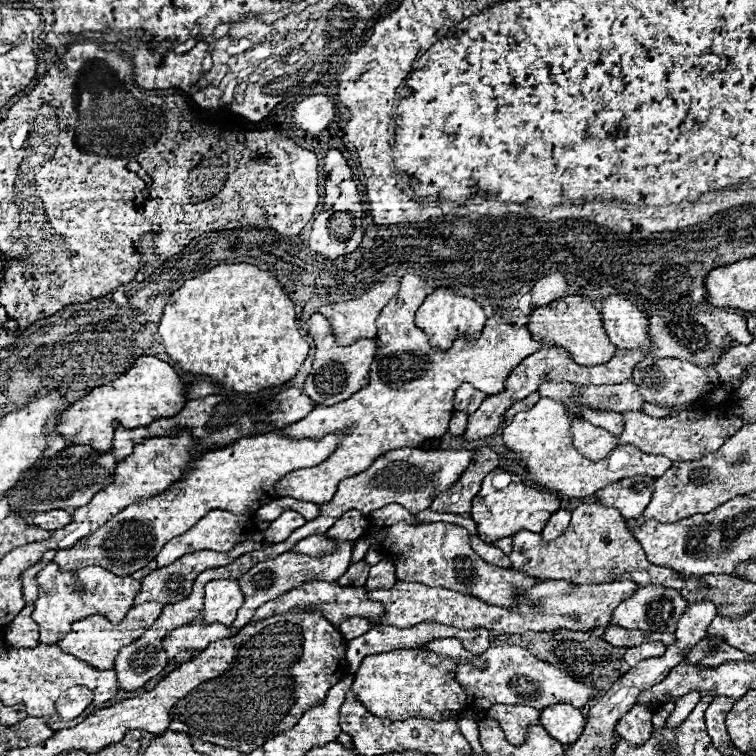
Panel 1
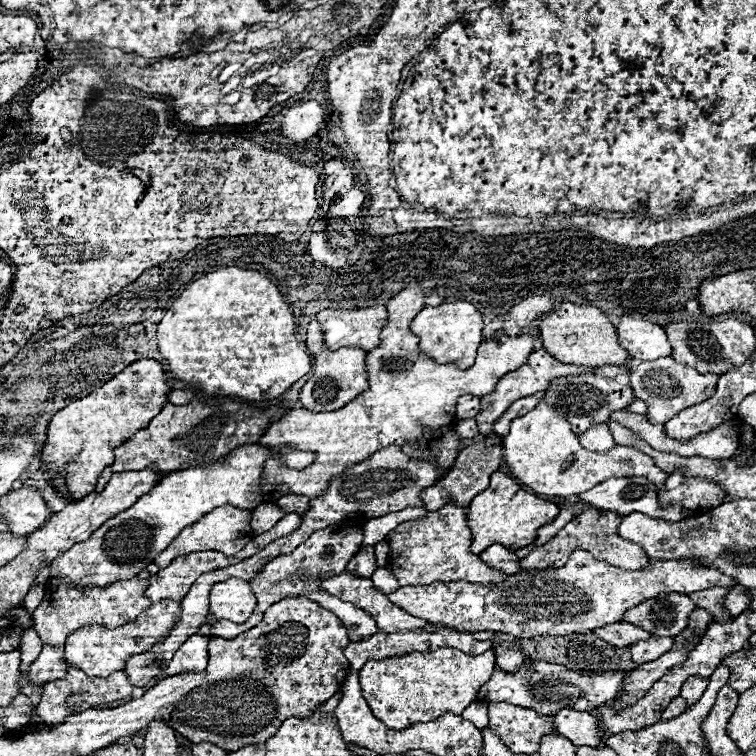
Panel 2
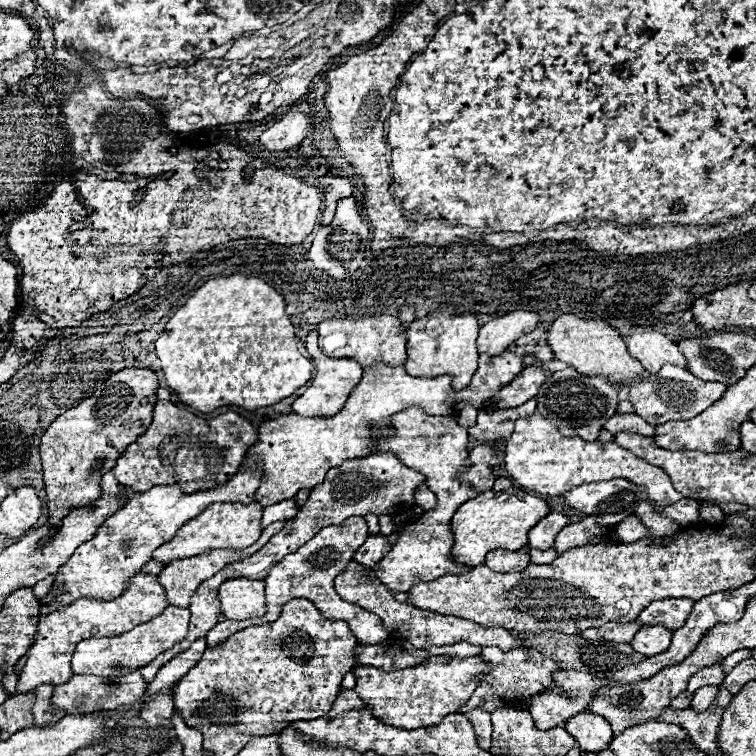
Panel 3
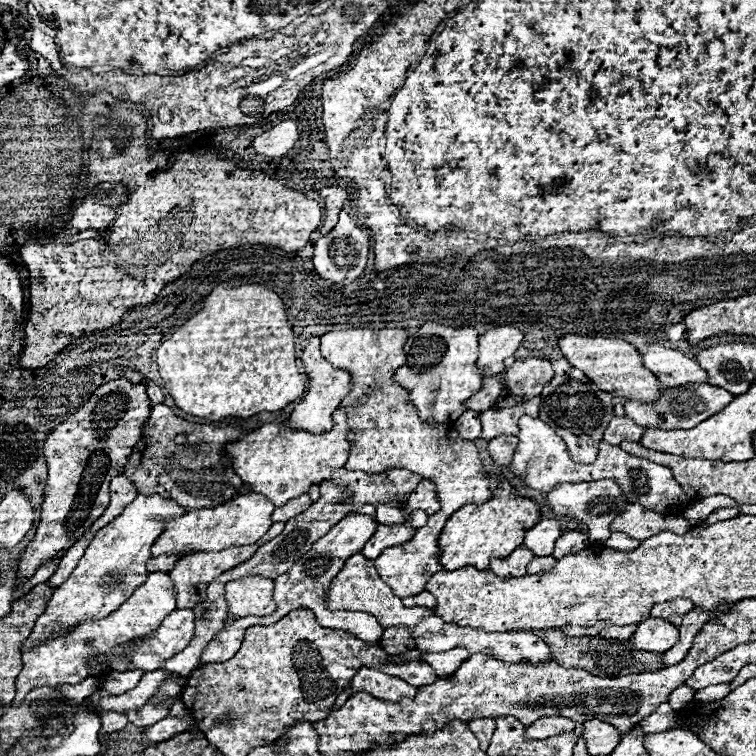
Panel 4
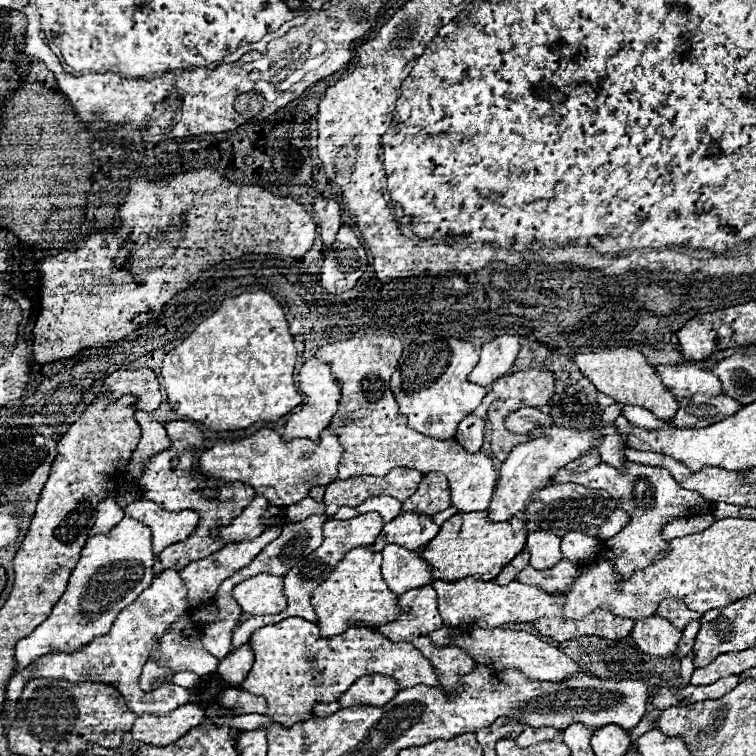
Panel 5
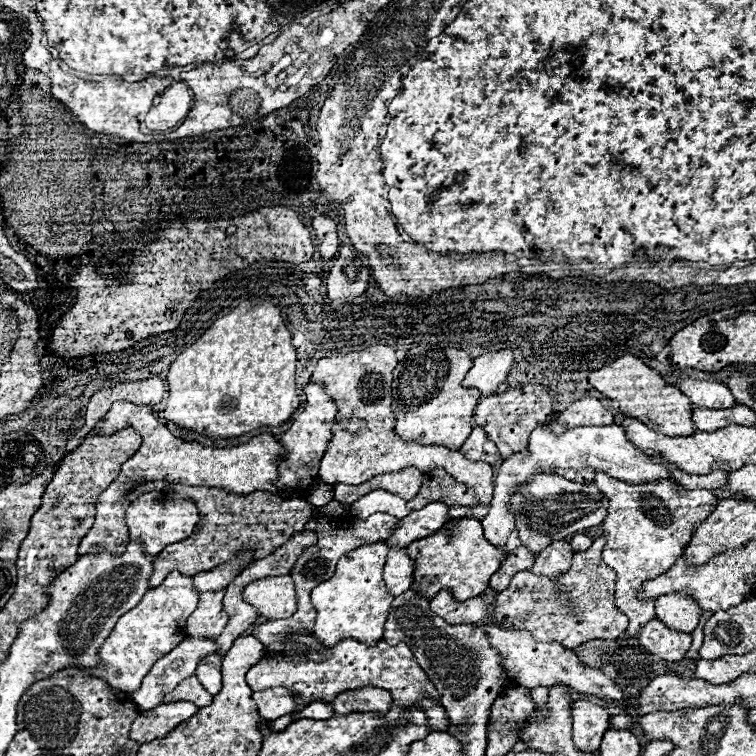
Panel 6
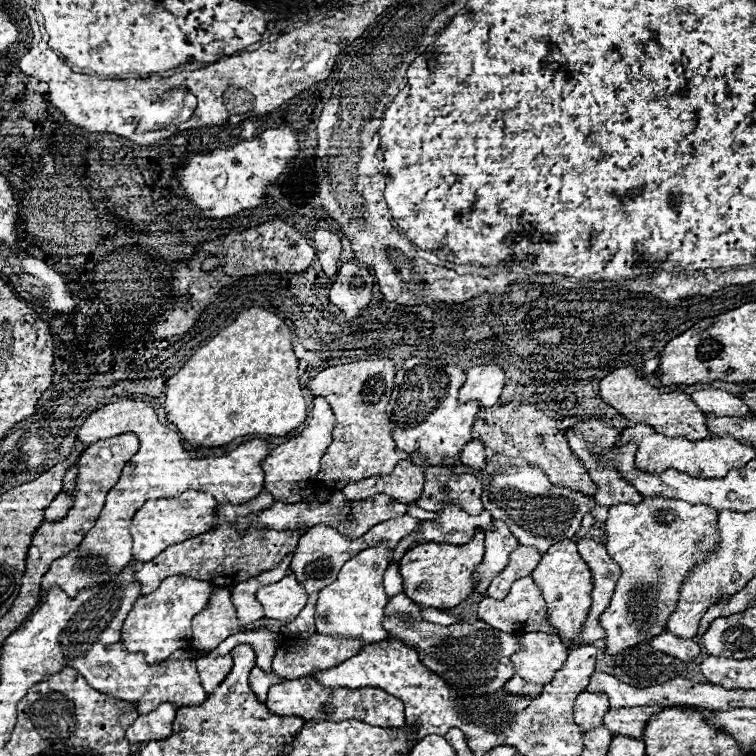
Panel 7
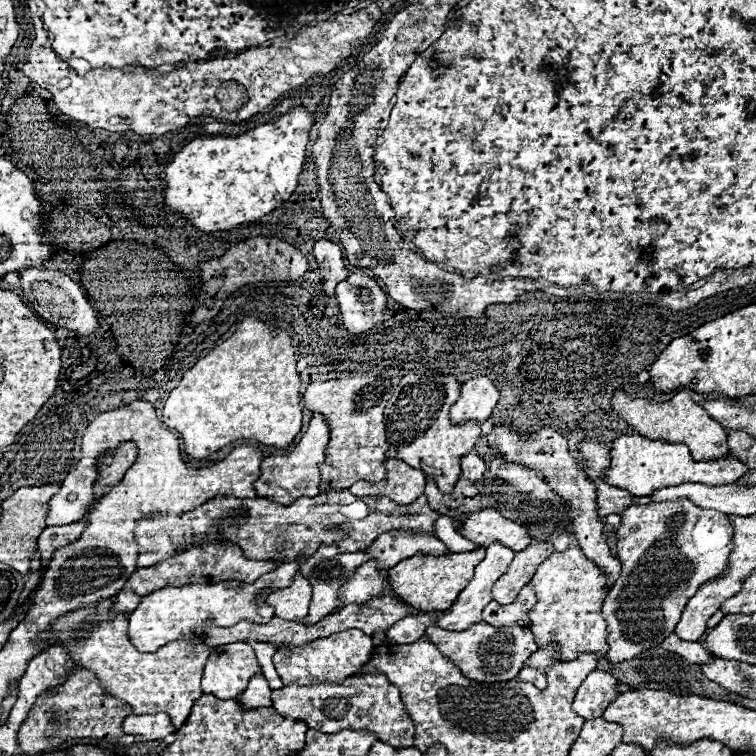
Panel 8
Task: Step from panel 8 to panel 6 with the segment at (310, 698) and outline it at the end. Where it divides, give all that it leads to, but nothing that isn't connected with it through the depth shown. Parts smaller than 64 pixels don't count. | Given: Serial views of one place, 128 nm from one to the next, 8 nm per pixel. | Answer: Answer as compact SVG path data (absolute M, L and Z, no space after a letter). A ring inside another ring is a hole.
M364 686L356 690L346 690L338 694L338 698L332 702L332 708L336 714L350 714L350 712L380 712L386 714L392 706L392 696L388 690ZM268 688L262 692L254 692L252 700L258 706L258 714L268 720L276 720L294 710L292 692L286 688Z

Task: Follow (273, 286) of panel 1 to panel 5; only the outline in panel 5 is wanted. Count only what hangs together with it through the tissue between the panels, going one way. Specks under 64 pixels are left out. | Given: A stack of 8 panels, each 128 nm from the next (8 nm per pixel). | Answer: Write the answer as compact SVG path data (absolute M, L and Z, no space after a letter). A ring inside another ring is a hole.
M256 290L224 298L210 318L200 322L186 340L170 350L162 360L162 384L176 414L198 420L212 430L238 430L258 420L274 422L302 402L302 394L294 386L294 364L294 338L288 332L282 306L268 292Z

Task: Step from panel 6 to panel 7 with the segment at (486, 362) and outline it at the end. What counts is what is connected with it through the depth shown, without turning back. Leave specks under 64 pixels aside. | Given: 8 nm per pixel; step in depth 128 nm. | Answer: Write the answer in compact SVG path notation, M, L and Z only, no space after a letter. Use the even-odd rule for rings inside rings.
M498 364L472 366L466 372L466 382L460 388L460 402L478 400L480 406L492 406L502 394L504 372Z

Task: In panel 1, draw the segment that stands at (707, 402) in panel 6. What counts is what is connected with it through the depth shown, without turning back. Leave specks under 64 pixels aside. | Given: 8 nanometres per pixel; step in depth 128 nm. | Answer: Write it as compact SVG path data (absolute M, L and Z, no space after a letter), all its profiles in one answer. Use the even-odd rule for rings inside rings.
M610 294L602 300L600 314L604 330L614 346L630 350L648 344L648 318L630 300Z

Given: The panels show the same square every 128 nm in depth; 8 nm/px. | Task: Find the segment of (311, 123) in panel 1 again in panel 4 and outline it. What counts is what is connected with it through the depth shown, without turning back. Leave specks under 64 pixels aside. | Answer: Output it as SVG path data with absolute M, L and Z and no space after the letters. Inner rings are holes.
M284 120L274 128L270 128L268 132L256 136L256 142L252 144L252 148L256 150L256 154L278 158L278 156L284 156L296 144L298 138L300 134L298 134L296 122Z

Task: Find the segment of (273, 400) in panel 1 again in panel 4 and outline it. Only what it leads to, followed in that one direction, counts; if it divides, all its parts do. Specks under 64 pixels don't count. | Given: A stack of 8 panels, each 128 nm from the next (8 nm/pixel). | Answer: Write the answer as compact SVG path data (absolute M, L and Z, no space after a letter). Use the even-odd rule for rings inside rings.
M160 402L152 408L150 418L146 420L144 436L134 446L124 468L124 476L138 488L140 494L162 494L164 498L176 500L186 510L216 506L238 496L236 488L242 486L242 480L234 474L224 452L224 446L240 438L242 428L236 424L216 428L210 424L188 422Z

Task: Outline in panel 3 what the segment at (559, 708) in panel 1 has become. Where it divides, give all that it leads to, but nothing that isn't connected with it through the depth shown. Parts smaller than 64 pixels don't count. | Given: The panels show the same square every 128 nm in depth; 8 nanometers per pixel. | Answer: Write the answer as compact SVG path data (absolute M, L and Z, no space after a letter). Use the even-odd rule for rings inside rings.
M580 712L568 718L564 728L584 752L602 752L612 740L610 724L604 718L590 712Z

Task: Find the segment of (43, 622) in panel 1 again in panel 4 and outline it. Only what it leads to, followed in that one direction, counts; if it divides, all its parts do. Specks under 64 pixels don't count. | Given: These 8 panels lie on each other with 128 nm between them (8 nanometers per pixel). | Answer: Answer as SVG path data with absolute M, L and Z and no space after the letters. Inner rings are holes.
M166 572L148 574L146 582L138 586L136 592L106 618L84 620L72 630L60 632L52 638L44 638L38 646L24 652L24 668L16 678L16 698L12 700L12 706L20 706L24 702L24 696L40 686L80 684L90 676L86 668L86 658L90 658L92 654L106 654L118 644L126 644L134 638L148 636L154 628L158 628L158 622L162 622L162 618L166 618L166 614L170 614L172 610L176 610L176 590L170 576Z

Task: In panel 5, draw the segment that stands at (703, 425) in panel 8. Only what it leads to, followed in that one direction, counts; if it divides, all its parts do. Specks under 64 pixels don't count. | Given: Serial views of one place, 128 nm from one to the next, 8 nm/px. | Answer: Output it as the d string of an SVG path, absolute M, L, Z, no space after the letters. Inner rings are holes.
M616 346L616 348L594 348L592 352L580 352L574 354L574 362L578 370L596 386L598 392L614 398L620 404L628 406L642 406L650 412L654 412L662 420L670 420L674 412L678 410L678 402L674 394L662 384L658 378L654 366L646 362L642 352L628 346Z

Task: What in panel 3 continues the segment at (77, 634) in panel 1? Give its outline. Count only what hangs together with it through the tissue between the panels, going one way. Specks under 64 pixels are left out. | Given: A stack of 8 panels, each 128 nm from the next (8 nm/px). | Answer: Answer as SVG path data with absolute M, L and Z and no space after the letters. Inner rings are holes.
M168 606L160 616L136 626L134 630L118 636L104 636L104 638L88 638L76 644L74 656L72 656L72 670L76 674L126 674L130 670L138 670L140 666L150 664L158 654L174 646L174 642L180 642L186 638L188 630L188 608Z

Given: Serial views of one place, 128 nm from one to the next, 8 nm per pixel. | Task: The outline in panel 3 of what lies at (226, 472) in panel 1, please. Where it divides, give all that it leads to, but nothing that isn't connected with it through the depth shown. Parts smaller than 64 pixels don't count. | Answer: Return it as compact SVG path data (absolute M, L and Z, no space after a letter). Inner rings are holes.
M260 464L252 468L240 468L234 478L226 484L210 490L196 490L192 494L184 494L178 484L170 486L152 486L146 492L136 492L134 498L126 502L116 514L112 514L94 534L92 540L84 542L74 550L74 554L58 568L54 574L54 584L46 598L40 602L40 614L46 616L60 606L66 606L78 598L118 598L124 590L128 580L140 572L140 568L152 560L152 552L170 542L176 530L182 528L188 520L196 518L206 510L206 506L214 502L240 502L252 504L254 494L260 486Z

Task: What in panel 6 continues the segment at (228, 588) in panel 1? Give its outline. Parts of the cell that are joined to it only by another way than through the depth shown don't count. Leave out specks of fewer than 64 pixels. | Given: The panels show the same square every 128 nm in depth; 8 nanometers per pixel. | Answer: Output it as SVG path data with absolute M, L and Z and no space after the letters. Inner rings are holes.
M290 574L254 580L242 590L242 598L250 606L254 606L260 616L268 620L288 618L296 610L296 598Z

